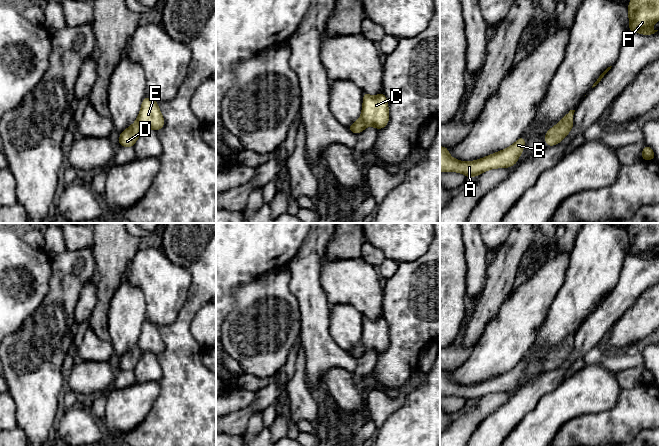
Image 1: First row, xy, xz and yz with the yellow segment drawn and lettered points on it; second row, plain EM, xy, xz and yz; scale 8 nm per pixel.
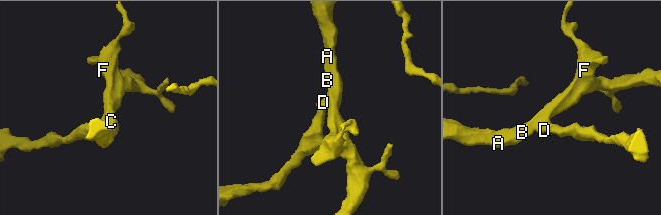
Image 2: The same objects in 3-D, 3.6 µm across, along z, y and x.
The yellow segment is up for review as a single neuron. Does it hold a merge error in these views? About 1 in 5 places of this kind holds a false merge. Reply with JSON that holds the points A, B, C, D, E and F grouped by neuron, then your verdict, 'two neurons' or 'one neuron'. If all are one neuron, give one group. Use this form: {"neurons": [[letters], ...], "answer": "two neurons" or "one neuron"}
{"neurons": [["A", "B", "C", "D", "E", "F"]], "answer": "one neuron"}

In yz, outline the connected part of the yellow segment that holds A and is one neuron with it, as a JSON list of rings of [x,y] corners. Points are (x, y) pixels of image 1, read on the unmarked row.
[[[521,360],[508,372],[470,386],[452,382],[448,376],[448,371],[440,370],[440,396],[459,396],[472,402],[487,394],[509,392],[518,386],[524,370],[525,362]]]

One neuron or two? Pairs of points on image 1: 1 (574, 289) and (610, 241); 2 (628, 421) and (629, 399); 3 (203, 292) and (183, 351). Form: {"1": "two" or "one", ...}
{"1": "one", "2": "one", "3": "one"}

